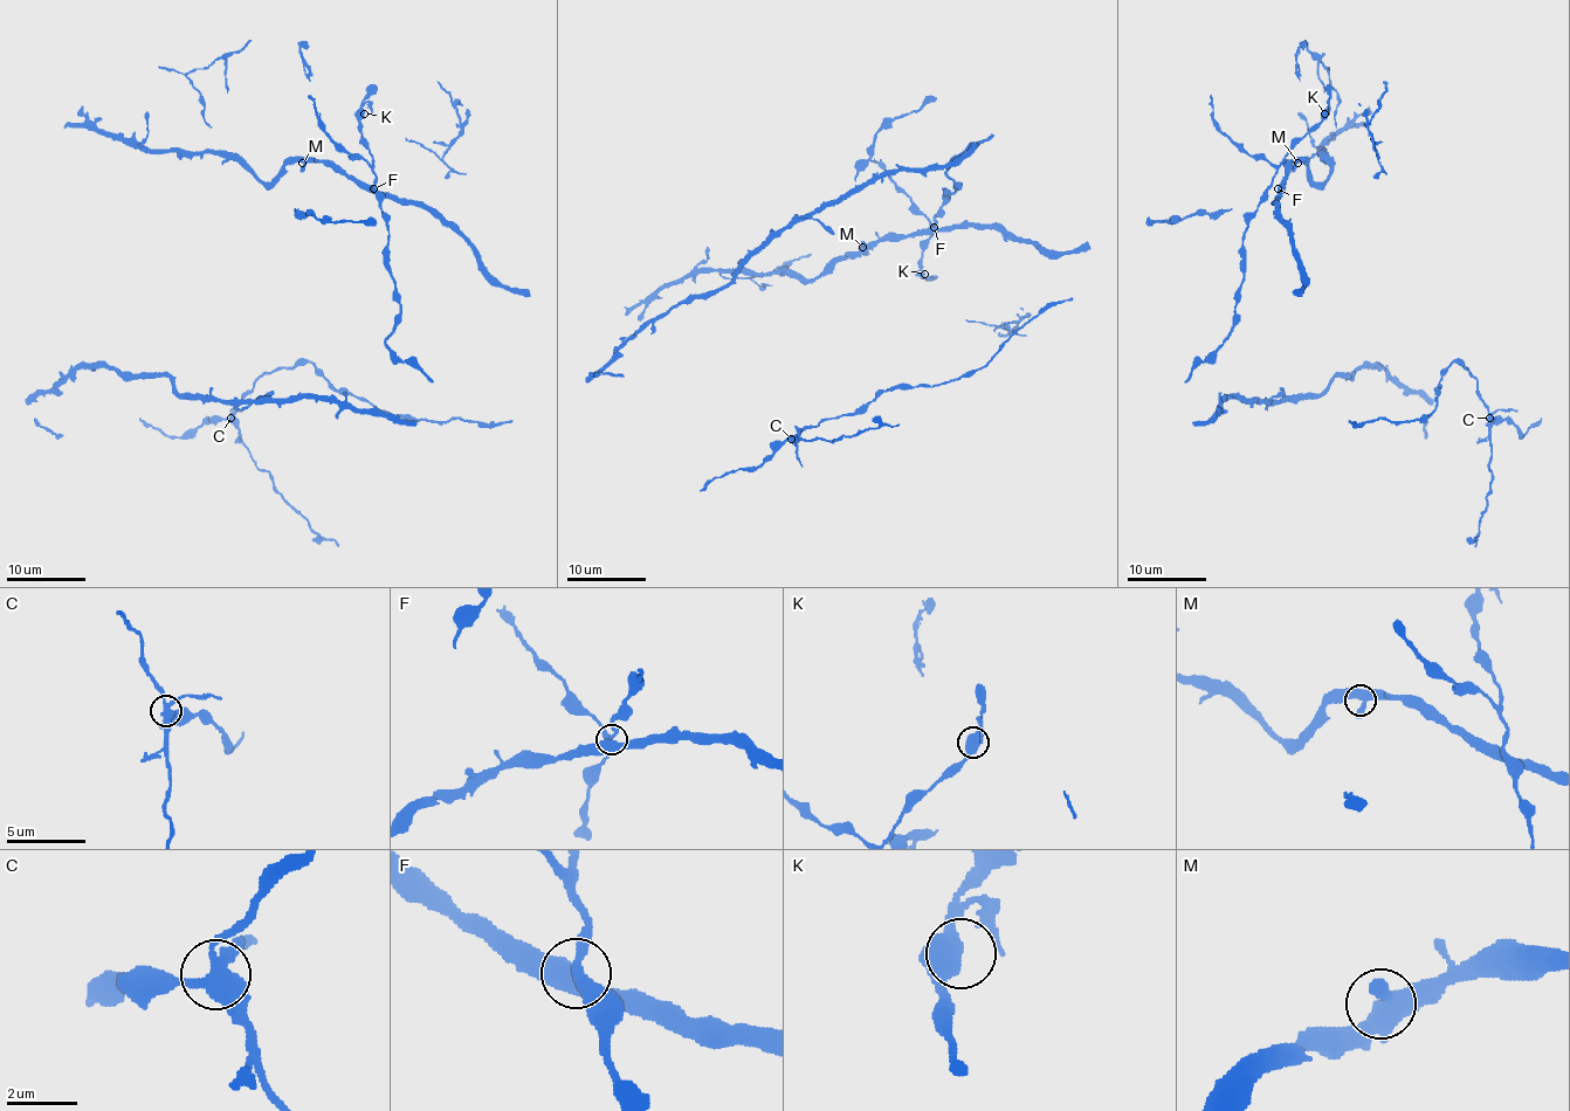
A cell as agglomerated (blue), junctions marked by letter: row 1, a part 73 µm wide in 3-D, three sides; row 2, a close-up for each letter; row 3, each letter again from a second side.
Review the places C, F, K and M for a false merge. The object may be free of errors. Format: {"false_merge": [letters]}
{"false_merge": ["C"]}

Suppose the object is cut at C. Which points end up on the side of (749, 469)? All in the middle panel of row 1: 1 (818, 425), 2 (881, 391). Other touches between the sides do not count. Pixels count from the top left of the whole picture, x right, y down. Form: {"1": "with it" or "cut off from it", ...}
{"1": "with it", "2": "with it"}

